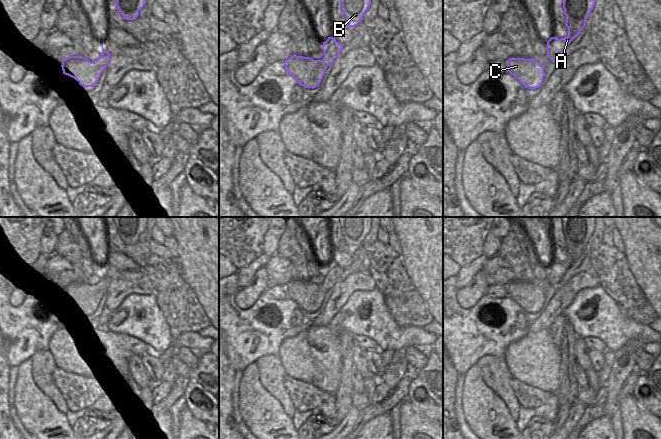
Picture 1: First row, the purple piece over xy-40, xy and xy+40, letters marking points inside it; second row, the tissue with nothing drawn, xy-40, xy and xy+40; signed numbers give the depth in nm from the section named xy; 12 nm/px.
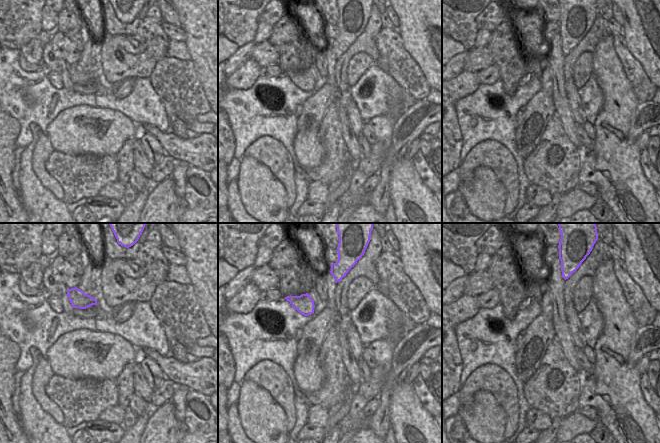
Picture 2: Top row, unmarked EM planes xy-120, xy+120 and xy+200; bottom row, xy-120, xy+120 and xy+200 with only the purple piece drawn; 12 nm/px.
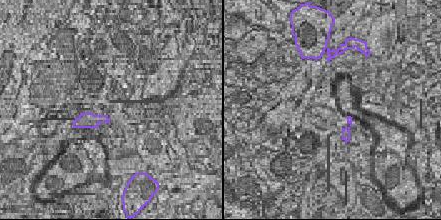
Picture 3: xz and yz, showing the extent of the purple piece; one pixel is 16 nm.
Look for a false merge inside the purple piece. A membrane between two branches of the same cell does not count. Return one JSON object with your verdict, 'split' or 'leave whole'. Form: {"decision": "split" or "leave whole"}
{"decision": "leave whole"}

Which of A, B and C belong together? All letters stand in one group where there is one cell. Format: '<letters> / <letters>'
A B C

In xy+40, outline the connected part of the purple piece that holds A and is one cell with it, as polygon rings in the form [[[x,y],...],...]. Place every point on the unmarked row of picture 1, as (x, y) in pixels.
[[[561,217],[568,259],[561,263],[551,261],[547,265],[547,280],[552,286],[558,285],[566,271],[585,251],[586,245],[595,229],[595,218]]]

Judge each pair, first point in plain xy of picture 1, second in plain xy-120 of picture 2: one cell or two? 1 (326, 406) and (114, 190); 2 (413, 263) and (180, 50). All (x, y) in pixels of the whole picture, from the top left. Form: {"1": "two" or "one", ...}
{"1": "one", "2": "two"}

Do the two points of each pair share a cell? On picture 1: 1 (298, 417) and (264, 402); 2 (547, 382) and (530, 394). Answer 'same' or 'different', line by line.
1: different
2: different

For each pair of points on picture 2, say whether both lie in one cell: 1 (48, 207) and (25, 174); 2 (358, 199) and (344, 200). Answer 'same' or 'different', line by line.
1: same
2: same

